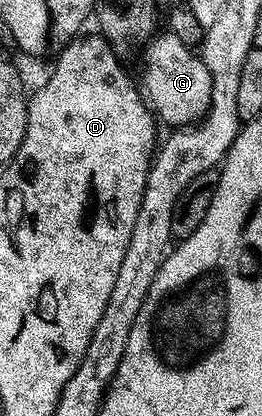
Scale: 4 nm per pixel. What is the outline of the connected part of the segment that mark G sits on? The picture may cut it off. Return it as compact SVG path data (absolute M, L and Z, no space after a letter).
M159 32L147 43L141 54L142 58L141 90L152 111L157 115L158 121L160 123L168 122L168 127L171 128L187 128L198 123L211 106L211 77L209 68L205 68L202 57L192 47L181 44L181 40L177 40L177 36L173 36L169 32Z

